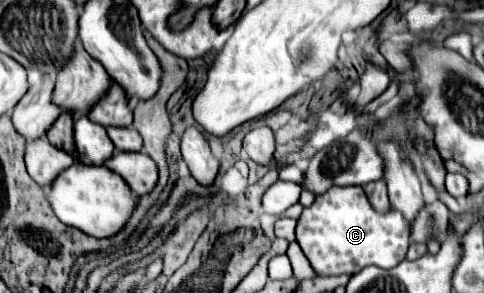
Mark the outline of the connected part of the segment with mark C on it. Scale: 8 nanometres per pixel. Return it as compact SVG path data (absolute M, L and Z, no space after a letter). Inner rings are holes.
M349 185L349 187L331 187L323 195L317 195L311 207L305 207L299 221L297 221L297 243L301 245L305 257L311 261L317 277L341 275L341 273L359 273L363 267L375 265L381 269L395 267L407 255L409 247L409 223L403 219L398 211L377 213L369 207L369 199L365 197L363 187Z

